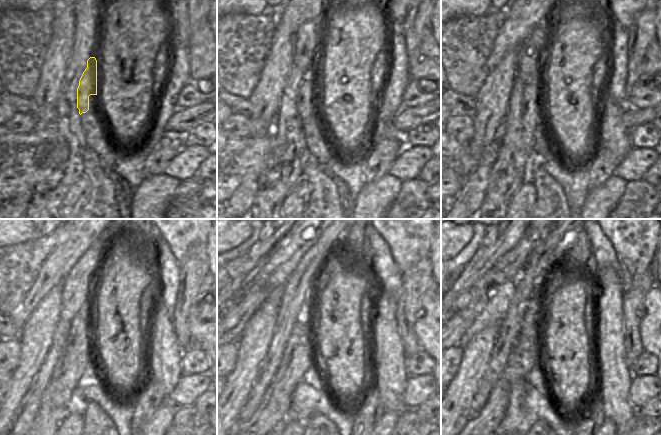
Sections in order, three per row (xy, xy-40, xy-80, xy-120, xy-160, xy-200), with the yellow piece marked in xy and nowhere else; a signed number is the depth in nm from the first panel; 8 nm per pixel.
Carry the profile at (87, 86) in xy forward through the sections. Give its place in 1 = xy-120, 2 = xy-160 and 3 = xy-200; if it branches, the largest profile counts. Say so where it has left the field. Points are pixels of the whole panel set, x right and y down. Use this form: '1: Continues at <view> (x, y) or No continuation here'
1: Continues at xy-120 (72, 364)
2: Continues at xy-160 (299, 355)
3: Continues at xy-200 (524, 354)

